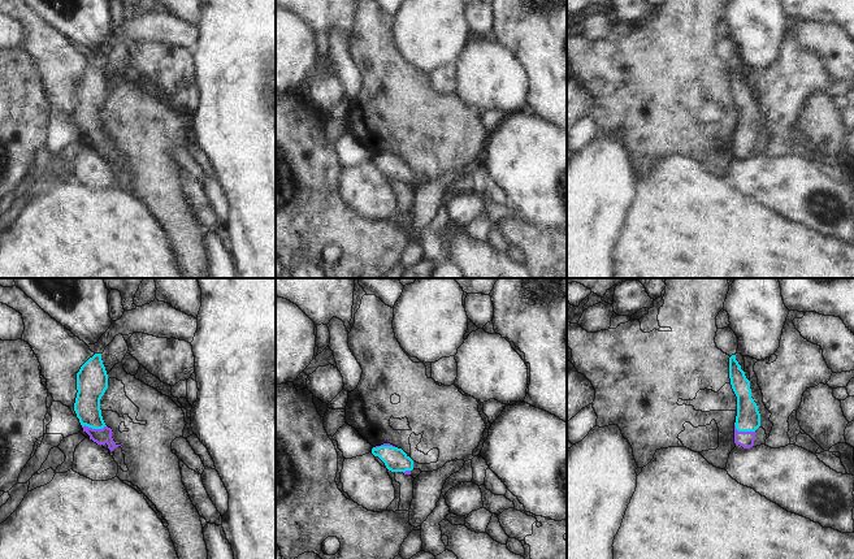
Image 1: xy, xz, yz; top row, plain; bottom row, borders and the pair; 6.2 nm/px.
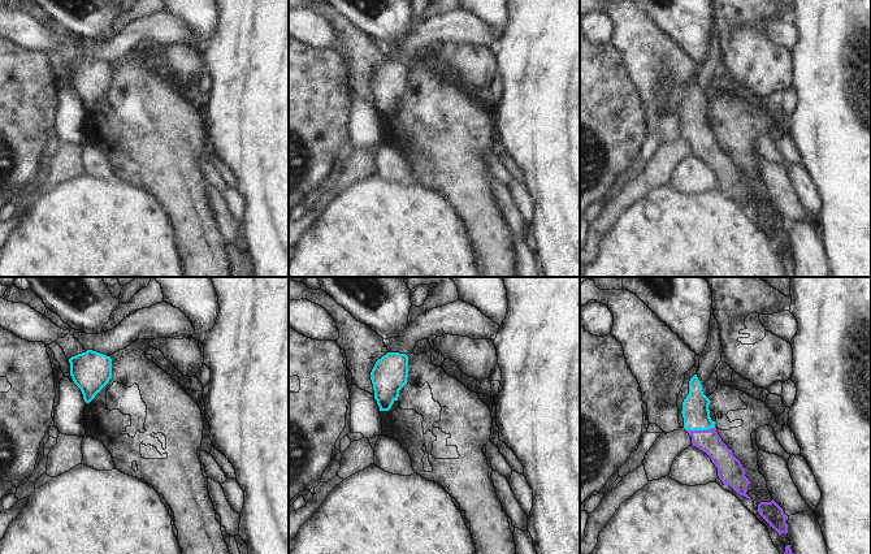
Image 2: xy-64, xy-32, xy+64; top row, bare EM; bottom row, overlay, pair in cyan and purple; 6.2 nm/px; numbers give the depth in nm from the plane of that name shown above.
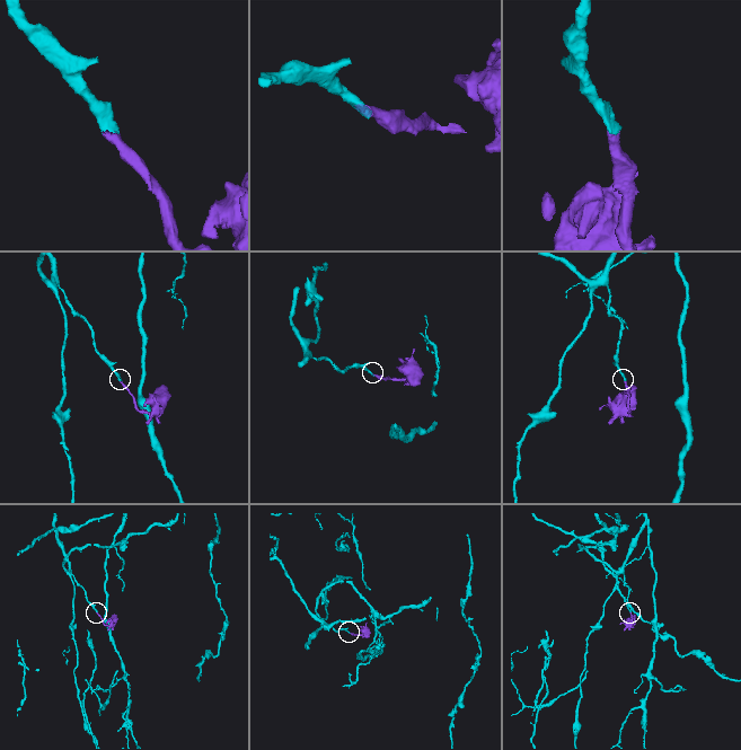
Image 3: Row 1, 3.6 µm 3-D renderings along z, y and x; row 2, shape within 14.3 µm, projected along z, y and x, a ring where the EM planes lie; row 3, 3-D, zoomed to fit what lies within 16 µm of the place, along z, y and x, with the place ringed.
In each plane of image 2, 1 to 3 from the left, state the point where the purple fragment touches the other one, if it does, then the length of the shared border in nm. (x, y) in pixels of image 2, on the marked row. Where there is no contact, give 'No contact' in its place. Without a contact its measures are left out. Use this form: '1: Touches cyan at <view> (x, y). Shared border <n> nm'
1: No contact
2: No contact
3: Touches cyan at xy+64 (700, 429). Shared border 190 nm.

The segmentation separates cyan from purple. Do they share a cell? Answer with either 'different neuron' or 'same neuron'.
same neuron

